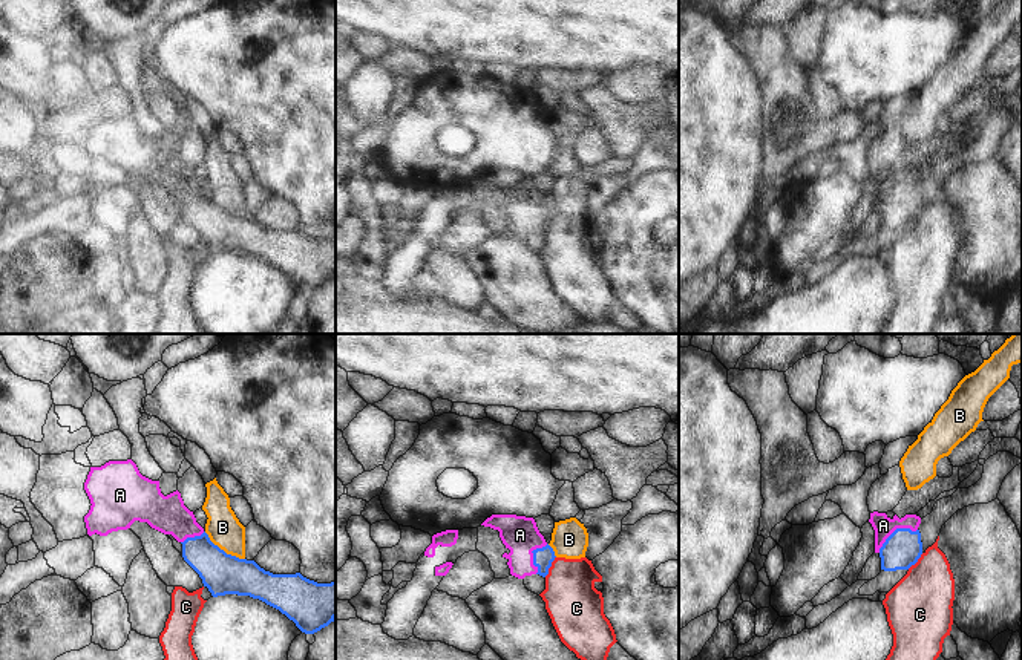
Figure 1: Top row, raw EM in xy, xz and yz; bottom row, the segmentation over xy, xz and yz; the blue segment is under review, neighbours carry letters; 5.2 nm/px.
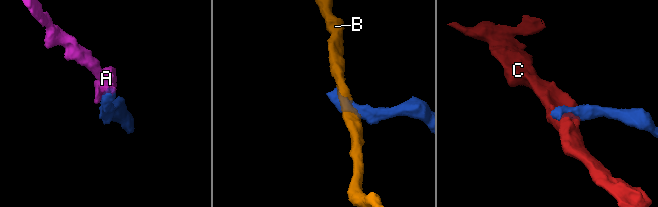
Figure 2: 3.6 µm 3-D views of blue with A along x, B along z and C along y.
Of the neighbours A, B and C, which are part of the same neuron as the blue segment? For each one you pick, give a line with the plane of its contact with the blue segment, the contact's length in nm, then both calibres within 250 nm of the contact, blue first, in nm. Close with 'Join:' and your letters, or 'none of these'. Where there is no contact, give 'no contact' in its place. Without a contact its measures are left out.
A: contact in yz; length 240 nm; calibres 200 and 110 nm
Join: A

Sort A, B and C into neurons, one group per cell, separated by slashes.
A / B / C

